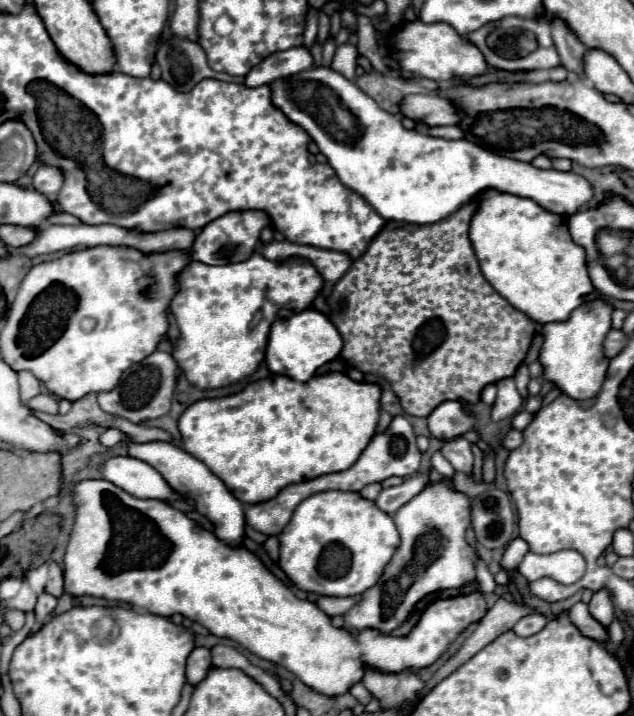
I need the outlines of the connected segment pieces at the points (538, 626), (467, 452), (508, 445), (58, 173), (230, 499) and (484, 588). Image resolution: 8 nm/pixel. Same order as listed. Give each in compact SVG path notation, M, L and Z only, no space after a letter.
M531 613L531 615L523 617L523 619L519 619L519 623L513 627L513 631L519 637L529 637L529 635L539 633L545 627L545 623L547 623L547 619L541 613Z
M457 437L457 439L447 441L443 445L441 453L457 471L469 473L473 469L473 453L471 453L471 445L465 437Z
M511 429L511 431L505 435L505 439L503 439L503 443L501 443L501 445L503 445L507 451L513 451L513 449L517 449L521 443L523 443L521 431L515 431L515 429Z
M41 165L33 175L33 187L43 195L57 195L63 187L63 171L59 167Z
M97 427L99 429L99 443L103 447L113 447L117 443L123 443L127 447L129 457L135 457L139 461L145 461L147 465L155 467L165 481L177 491L183 493L187 497L191 497L195 501L195 509L205 515L213 525L215 525L215 535L231 545L239 545L243 539L243 505L241 501L237 501L229 489L223 485L223 481L219 477L215 477L199 459L195 459L193 455L189 455L187 451L183 451L181 447L173 445L173 443L163 443L163 441L149 441L149 443L135 443L133 439L127 439L127 435L123 435L123 431L119 431L117 427Z
M481 559L475 561L475 569L477 569L477 577L475 577L475 583L477 583L477 589L481 593L491 593L495 589L495 581L493 581L493 575L489 573L489 569L485 567L485 563Z

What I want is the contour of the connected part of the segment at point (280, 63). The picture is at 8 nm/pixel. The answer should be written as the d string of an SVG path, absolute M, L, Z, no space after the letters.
M291 47L291 51L277 51L275 55L269 55L259 63L259 67L253 67L245 75L245 87L259 87L267 85L279 77L289 77L299 71L305 71L313 65L313 57L309 49L305 47Z

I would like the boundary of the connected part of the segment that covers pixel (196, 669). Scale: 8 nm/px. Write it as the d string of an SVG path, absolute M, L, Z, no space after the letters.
M195 647L187 659L187 681L191 685L197 685L205 679L211 667L211 651L207 647Z

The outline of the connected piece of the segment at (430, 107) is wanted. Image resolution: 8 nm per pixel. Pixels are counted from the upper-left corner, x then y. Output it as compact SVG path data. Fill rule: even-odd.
M407 95L399 105L399 113L429 127L455 125L459 121L459 115L449 99L439 95Z

